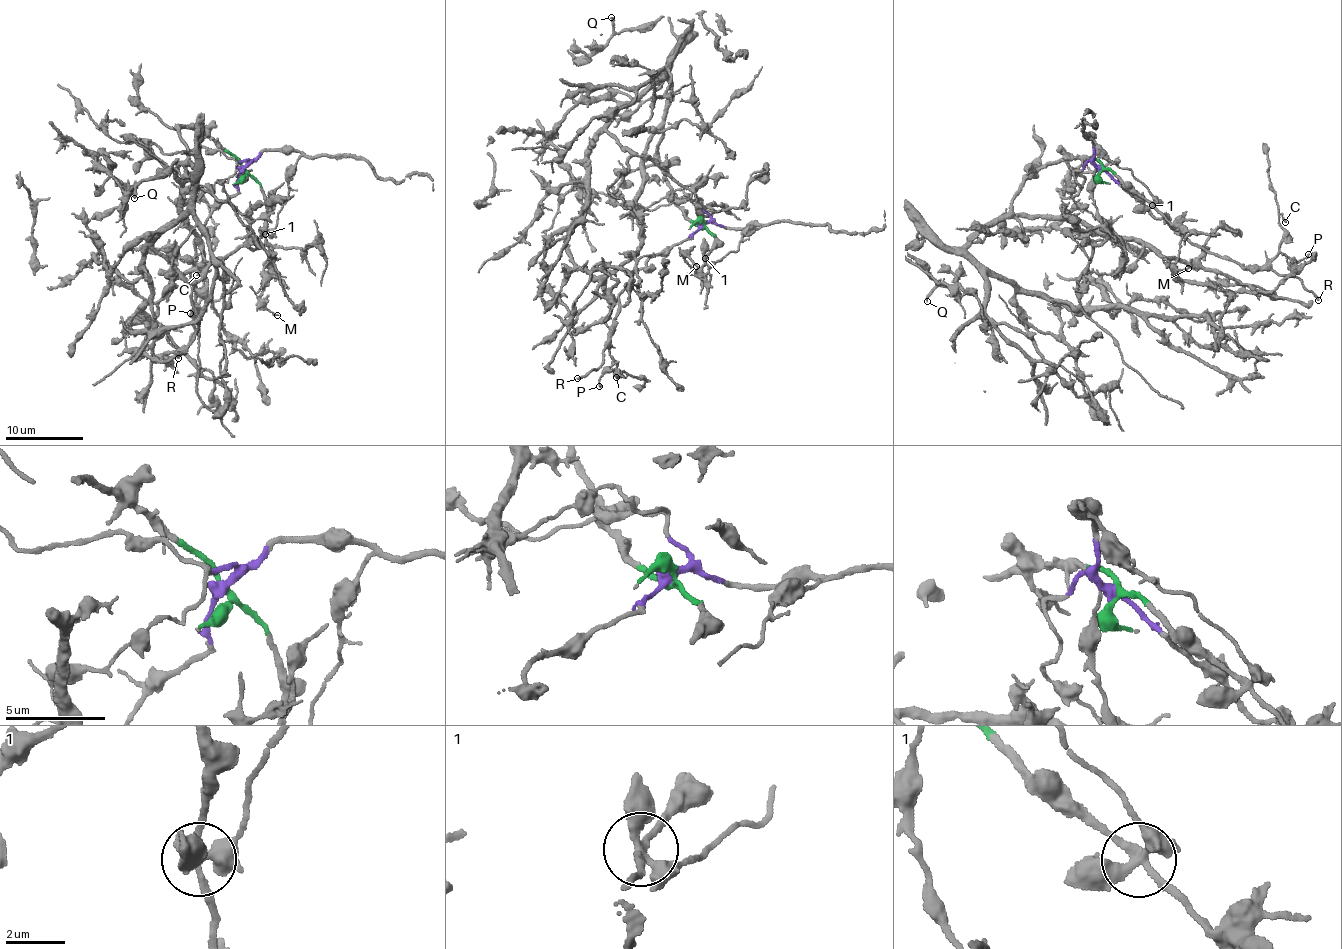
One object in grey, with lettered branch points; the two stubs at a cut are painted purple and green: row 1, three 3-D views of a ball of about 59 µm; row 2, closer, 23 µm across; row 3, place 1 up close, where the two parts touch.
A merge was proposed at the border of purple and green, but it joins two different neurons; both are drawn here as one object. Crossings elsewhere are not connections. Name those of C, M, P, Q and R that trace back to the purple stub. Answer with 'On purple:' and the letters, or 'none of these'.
On purple: C, P, R

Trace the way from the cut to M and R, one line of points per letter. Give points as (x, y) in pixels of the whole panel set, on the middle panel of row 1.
M: (703, 228), (714, 235), (715, 240), (698, 274), (683, 256), (697, 266)
R: (703, 228), (634, 272), (618, 295), (604, 364), (577, 379)

